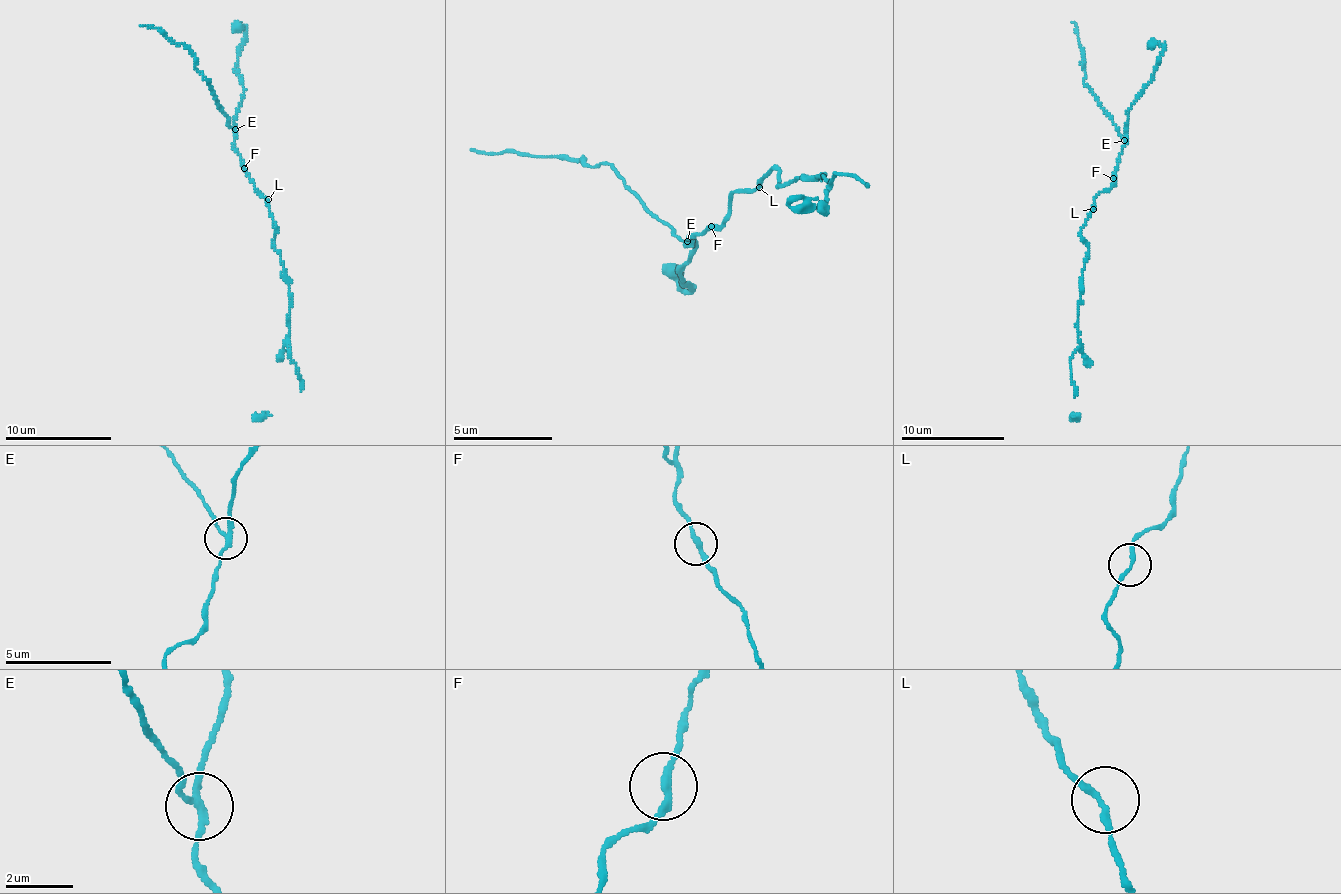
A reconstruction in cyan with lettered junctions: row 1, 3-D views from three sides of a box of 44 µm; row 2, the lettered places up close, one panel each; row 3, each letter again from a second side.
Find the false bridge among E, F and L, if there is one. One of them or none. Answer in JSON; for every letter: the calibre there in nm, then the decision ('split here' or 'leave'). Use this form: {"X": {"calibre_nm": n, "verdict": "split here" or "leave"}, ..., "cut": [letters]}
{"E": {"calibre_nm": 190, "verdict": "split here"}, "F": {"calibre_nm": 240, "verdict": "leave"}, "L": {"calibre_nm": 180, "verdict": "leave"}, "cut": ["E"]}

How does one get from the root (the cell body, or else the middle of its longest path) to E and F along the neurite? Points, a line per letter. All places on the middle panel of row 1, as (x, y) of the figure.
E: (755, 188), (748, 187), (731, 195), (729, 218), (697, 237), (690, 235), (686, 242)
F: (755, 188), (748, 187), (731, 195), (729, 218), (717, 226), (711, 226)

